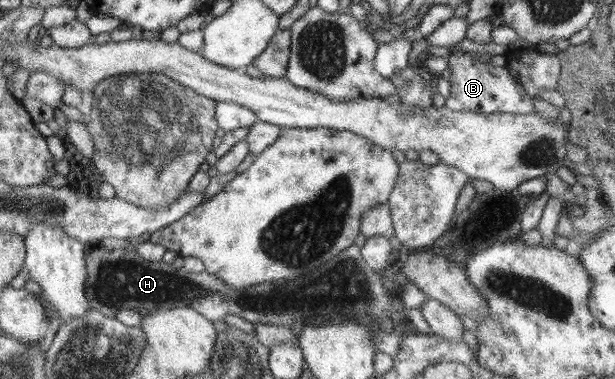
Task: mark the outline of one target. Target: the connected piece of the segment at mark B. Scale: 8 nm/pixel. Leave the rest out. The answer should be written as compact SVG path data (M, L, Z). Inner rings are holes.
M453 47L447 57L451 69L451 95L445 106L455 111L472 111L478 114L529 115L534 113L533 99L504 66L482 63L469 53Z

